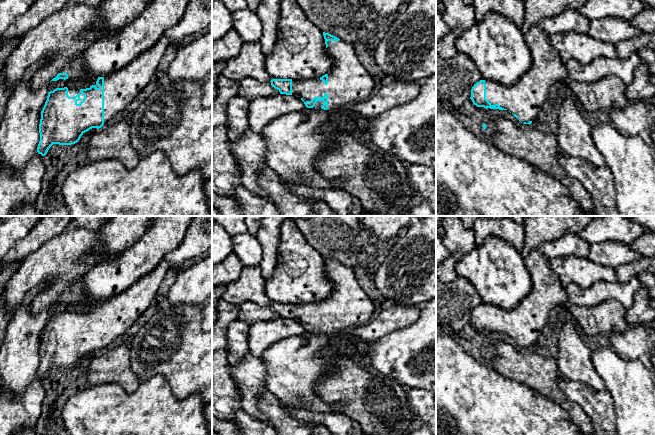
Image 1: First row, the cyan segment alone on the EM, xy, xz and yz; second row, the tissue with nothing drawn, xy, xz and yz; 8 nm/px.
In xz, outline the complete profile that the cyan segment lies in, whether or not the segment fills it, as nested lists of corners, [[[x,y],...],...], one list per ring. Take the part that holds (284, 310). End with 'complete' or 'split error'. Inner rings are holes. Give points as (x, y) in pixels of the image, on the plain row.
[[[323,256],[328,278],[333,282],[333,292],[320,302],[315,303],[272,303],[271,309],[280,318],[300,322],[307,332],[323,336],[340,335],[347,329],[362,326],[374,317],[375,305],[360,287],[352,268]]]; split error

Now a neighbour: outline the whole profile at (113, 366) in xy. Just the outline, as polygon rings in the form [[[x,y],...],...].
[[[122,344],[92,357],[87,369],[87,381],[91,386],[118,384],[127,393],[134,393],[141,382],[131,369],[129,345]]]

